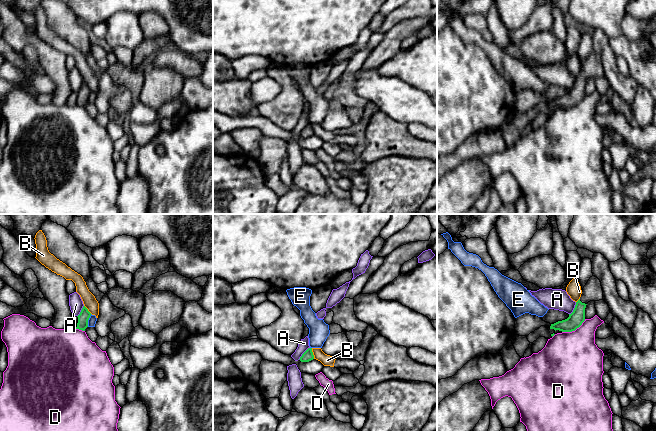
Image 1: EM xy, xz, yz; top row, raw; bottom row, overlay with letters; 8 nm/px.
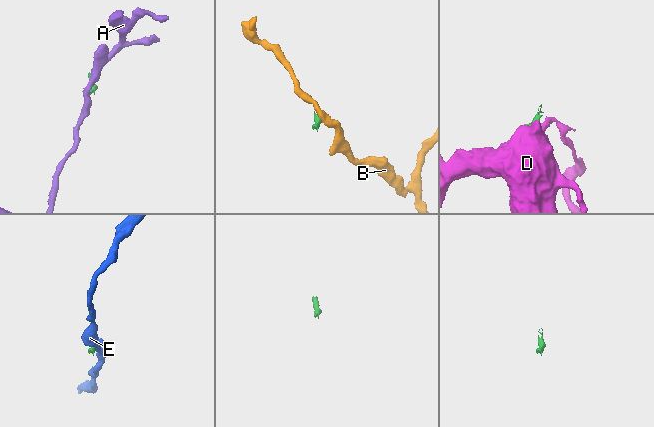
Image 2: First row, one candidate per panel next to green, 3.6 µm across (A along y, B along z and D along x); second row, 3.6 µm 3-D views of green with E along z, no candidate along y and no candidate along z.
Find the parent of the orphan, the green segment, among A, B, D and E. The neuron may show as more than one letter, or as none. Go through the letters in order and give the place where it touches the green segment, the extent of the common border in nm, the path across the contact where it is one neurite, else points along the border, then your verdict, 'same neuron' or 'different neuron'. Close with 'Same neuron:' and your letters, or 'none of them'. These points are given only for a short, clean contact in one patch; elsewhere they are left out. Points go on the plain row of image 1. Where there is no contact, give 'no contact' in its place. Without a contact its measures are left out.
A: contact xz (303, 129); length 140 nm; border xz (309, 123), (298, 135); different neuron
B: contact xz (312, 129); length 90 nm; border xz (311, 124), (314, 134); different neuron
D: contact yz (574, 106); length 220 nm; border yz (585, 95), (574, 106), (562, 108); different neuron
E: contact xy (88, 95); length 110 nm; border xy (91, 90), (87, 102); different neuron
Same neuron: none of them

